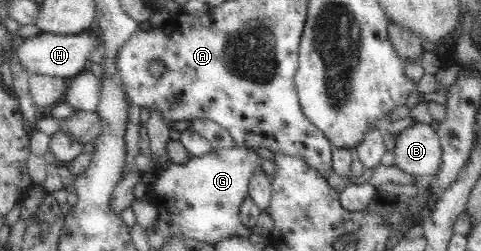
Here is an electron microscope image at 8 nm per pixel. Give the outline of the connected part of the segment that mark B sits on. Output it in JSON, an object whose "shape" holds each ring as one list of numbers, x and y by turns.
{"shape":[[415,122,396,135,393,163,409,176,435,176,442,160,440,137,431,124]]}

